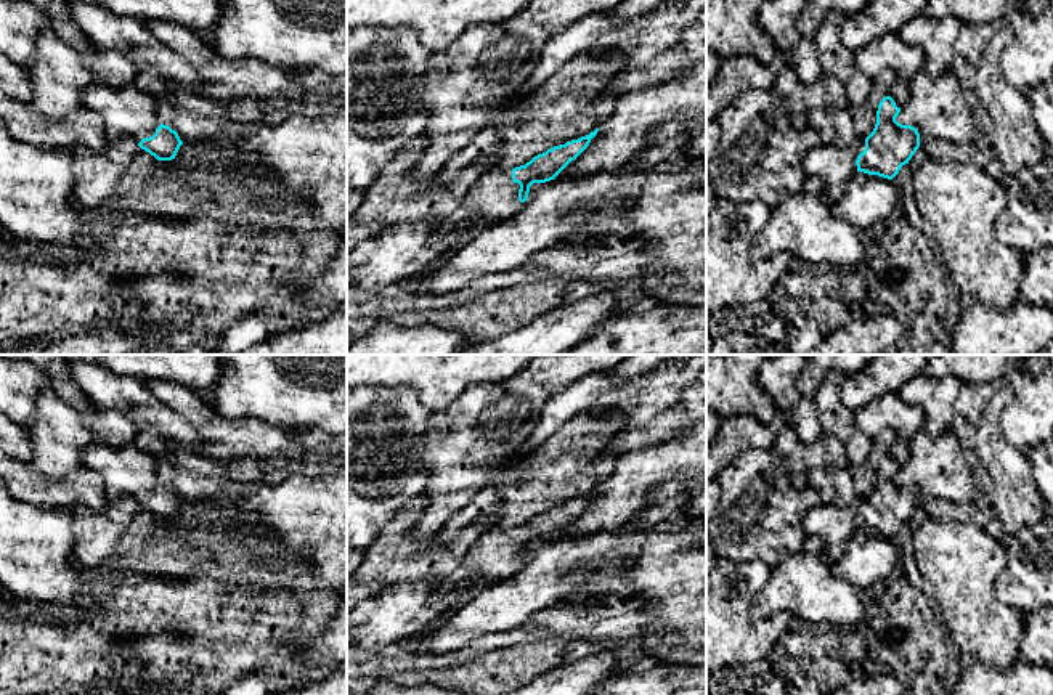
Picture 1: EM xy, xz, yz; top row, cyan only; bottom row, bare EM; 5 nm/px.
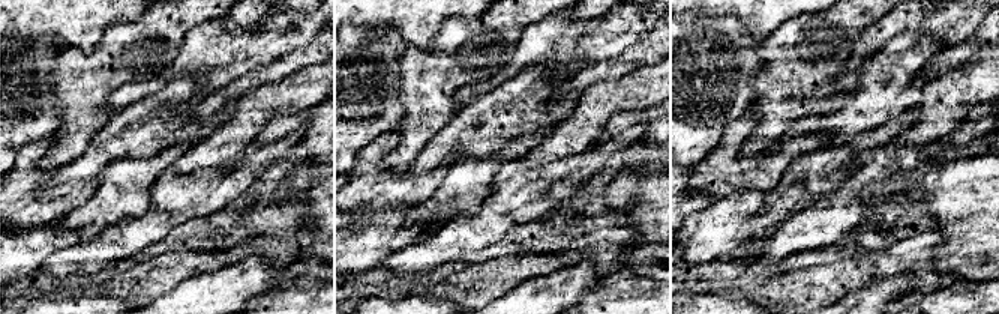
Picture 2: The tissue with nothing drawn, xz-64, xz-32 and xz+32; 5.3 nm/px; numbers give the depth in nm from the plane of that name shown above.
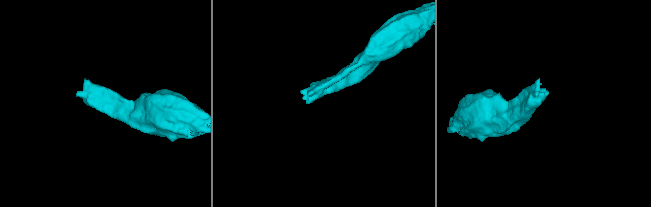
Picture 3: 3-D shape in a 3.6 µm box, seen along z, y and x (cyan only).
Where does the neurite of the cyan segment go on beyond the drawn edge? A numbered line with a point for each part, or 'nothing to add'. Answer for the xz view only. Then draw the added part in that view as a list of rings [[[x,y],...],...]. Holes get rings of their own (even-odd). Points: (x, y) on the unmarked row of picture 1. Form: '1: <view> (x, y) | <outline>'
1: xz (495, 556) | [[[491,528],[482,533],[461,565],[430,595],[430,602],[456,591],[474,573],[480,573],[482,581],[464,591],[464,600],[470,600],[483,589],[498,586],[525,565],[518,560],[518,549],[520,544],[512,541],[512,530]]]

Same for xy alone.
1: xy (127, 471) | [[[96,440],[82,451],[80,462],[103,478],[108,504],[114,504],[124,496],[140,502],[143,498],[152,496],[161,485],[156,454],[136,448],[133,443],[114,448]]]

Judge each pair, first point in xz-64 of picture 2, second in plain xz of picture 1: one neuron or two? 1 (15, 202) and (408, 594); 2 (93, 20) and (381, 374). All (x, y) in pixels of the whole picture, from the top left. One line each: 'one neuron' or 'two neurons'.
1: two neurons
2: one neuron

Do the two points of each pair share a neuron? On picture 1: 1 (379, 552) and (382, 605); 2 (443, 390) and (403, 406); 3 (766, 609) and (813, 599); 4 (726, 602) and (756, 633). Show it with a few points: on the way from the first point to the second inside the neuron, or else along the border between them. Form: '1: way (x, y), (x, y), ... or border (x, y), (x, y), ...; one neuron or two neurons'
1: border (419, 580), (395, 583), (382, 589); two neurons
2: border (384, 386), (413, 387), (419, 400), (434, 413); two neurons
3: way (777, 599), (801, 599); one neuron
4: way (732, 610), (748, 626); one neuron

